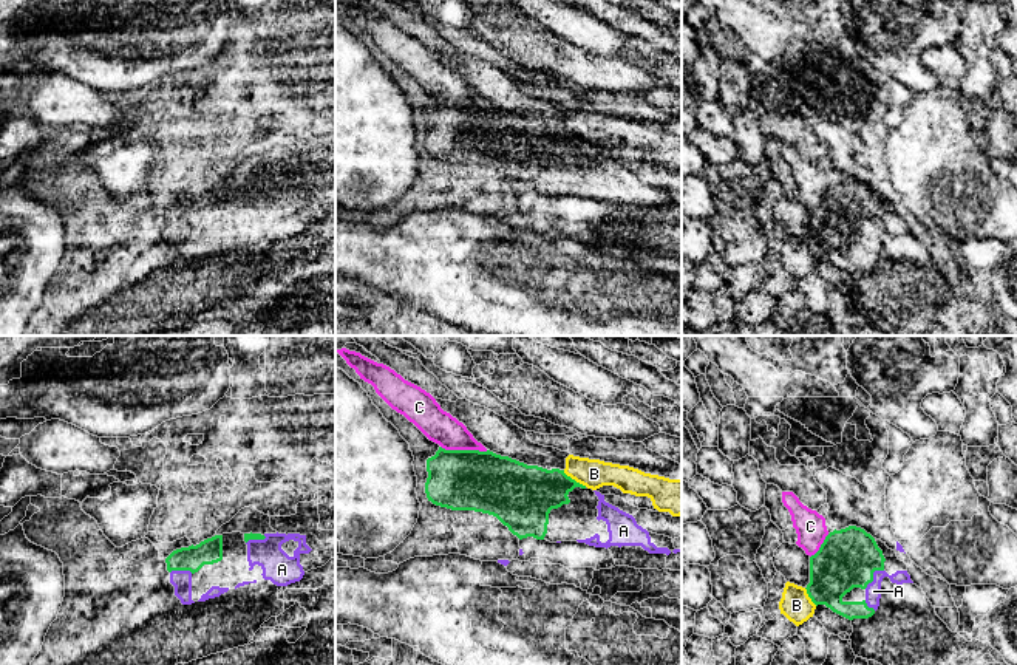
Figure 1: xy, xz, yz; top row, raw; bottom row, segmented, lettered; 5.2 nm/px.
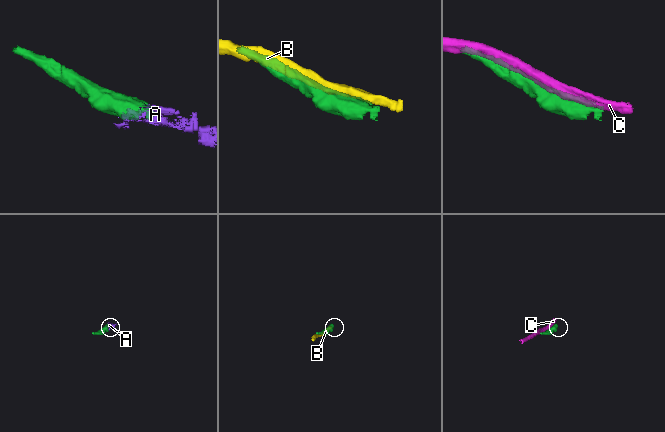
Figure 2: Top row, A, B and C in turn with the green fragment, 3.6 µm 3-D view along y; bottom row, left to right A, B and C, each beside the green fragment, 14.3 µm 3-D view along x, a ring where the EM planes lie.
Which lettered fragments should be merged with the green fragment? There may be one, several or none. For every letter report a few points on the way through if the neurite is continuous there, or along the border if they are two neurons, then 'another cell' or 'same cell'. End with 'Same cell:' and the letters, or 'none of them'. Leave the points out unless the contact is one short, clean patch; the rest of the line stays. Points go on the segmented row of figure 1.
A: same cell
B: another cell
C: another cell
Same cell: A

